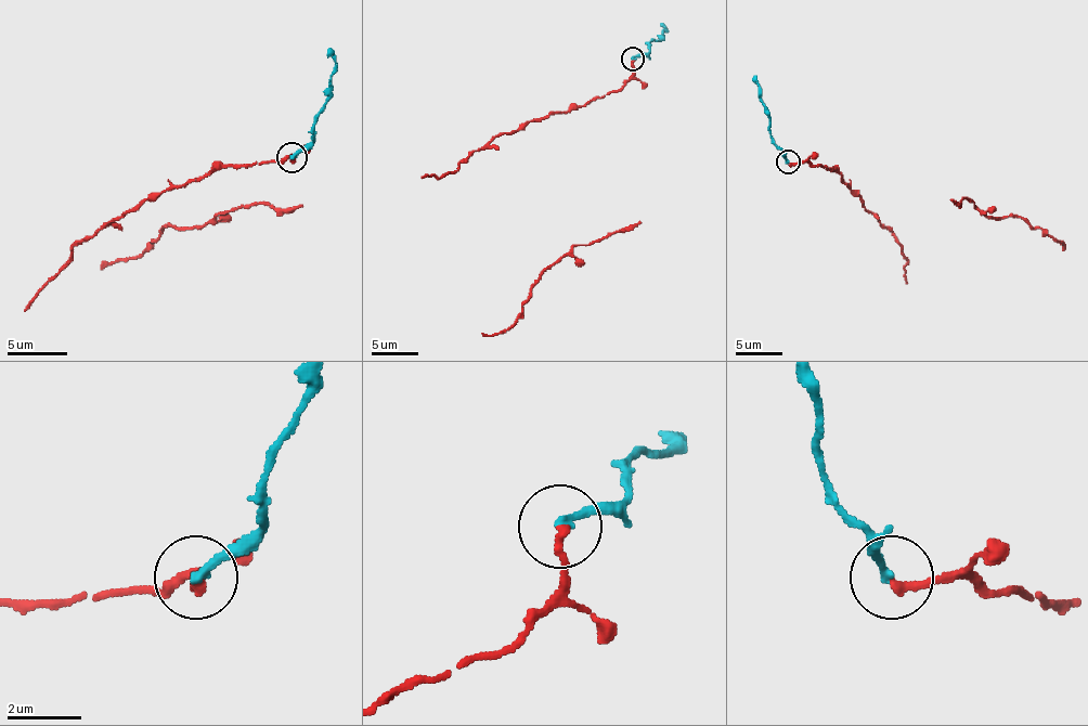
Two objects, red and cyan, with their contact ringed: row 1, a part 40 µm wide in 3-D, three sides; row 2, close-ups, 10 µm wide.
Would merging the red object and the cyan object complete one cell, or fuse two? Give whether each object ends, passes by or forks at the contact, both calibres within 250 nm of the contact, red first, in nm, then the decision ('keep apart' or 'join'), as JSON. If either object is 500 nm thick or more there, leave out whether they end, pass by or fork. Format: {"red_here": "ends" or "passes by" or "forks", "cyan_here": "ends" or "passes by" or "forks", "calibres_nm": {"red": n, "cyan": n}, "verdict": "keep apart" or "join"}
{"red_here": "ends", "cyan_here": "ends", "calibres_nm": {"red": 220, "cyan": 240}, "verdict": "join"}

